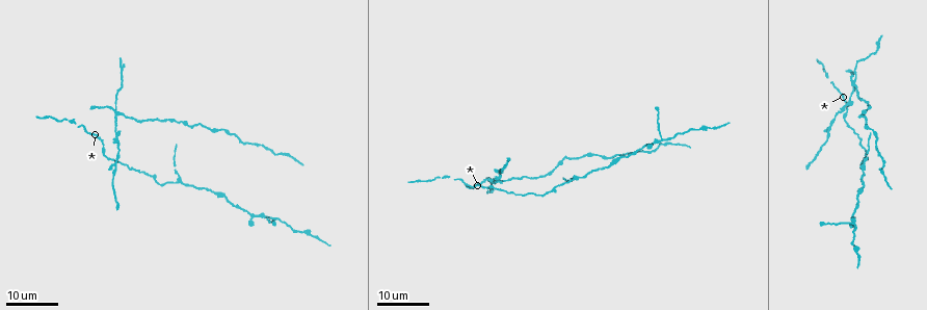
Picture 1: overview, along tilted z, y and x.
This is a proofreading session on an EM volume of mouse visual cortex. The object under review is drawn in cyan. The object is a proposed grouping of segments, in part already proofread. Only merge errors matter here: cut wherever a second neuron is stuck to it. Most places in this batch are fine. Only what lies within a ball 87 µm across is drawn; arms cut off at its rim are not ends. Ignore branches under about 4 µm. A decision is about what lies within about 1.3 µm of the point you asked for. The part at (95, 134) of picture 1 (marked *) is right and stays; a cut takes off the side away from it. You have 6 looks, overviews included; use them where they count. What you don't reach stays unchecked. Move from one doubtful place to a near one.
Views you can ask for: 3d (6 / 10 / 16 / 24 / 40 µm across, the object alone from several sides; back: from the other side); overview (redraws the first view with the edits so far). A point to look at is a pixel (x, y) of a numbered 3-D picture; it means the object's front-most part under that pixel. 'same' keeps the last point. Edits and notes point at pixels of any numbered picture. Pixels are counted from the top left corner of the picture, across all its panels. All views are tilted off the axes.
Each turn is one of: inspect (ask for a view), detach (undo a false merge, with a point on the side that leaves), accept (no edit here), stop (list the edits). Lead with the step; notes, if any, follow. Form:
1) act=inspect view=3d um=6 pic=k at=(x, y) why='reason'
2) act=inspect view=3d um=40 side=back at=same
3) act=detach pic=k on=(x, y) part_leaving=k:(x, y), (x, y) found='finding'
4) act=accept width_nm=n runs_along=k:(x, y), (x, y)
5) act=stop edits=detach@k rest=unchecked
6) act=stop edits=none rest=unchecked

act=inspect view=3d um=16 pic=1 at=(493, 178) why='four-way junction'

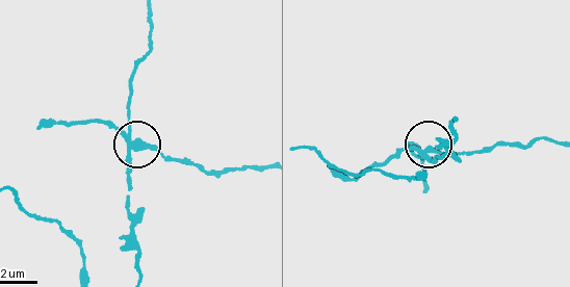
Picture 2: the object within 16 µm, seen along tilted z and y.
act=inspect view=3d um=6 pic=2 at=(429, 150) why='closer look'

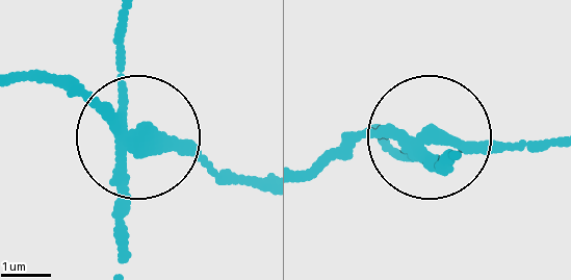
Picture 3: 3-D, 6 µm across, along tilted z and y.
act=detach pic=3 on=(119, 200) side_arm_um=14 part_leaving=3:(115, 132), (122, 265) found='a second neuron is stuck on'

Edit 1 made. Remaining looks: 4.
act=inspect view=3d um=24 pic=1 at=(660, 137) why='three-way junction'

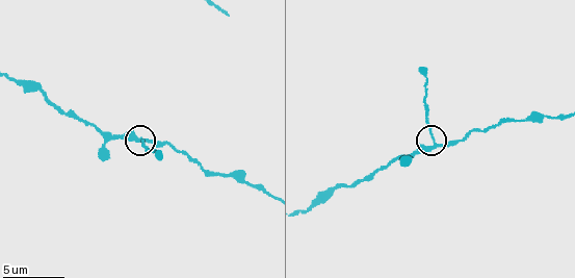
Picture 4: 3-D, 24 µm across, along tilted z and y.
act=inspect view=3d um=6 pic=4 at=(433, 143) why='zoom in'

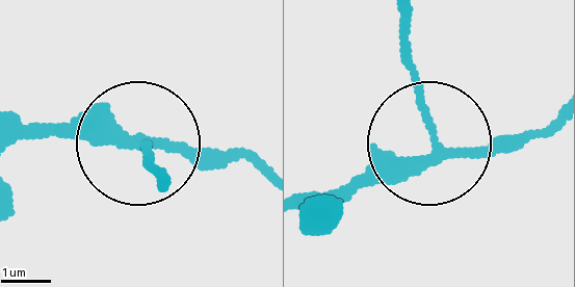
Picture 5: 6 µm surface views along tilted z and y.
act=inspect view=3d um=6 side=back pic=5 at=(436, 140)

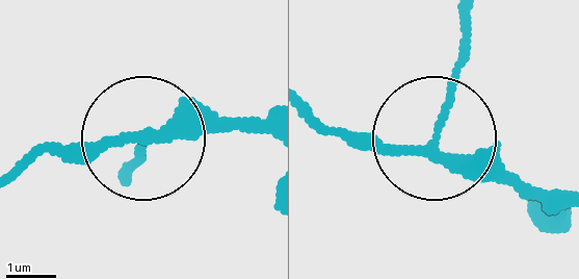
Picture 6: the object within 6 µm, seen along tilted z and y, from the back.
act=accept runs_along=6:(267, 120), (192, 118), (140, 136), (121, 166) found='one neuron here'

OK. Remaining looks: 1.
act=stop edits=detach@3 rest=unchecked

